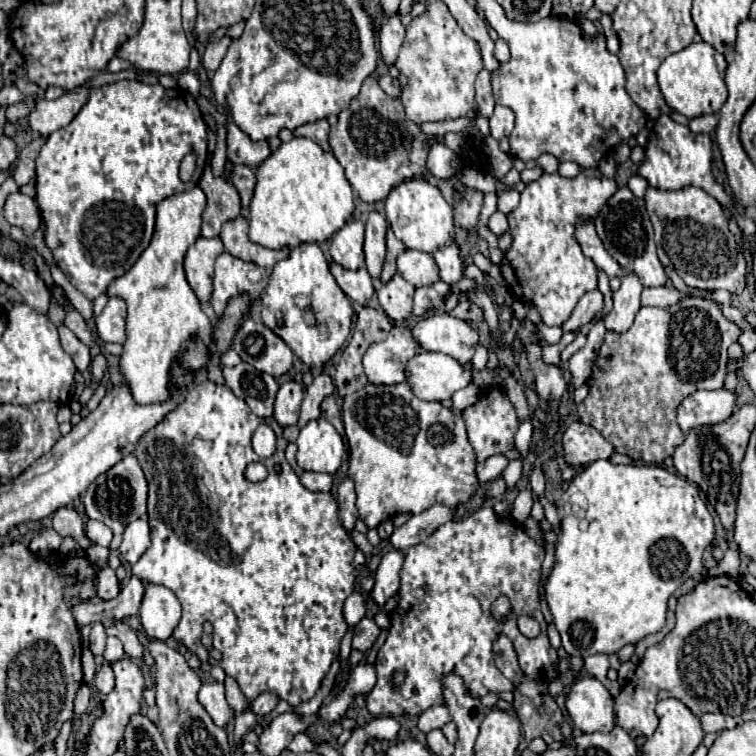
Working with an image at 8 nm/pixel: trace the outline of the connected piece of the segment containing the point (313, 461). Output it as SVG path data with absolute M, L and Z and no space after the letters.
M325 419L309 421L297 437L297 463L303 471L317 471L333 475L345 455L343 437Z

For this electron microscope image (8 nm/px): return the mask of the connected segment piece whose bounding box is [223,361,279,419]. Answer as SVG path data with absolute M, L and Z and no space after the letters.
M239 363L237 367L223 367L223 375L225 375L225 385L239 397L243 399L251 411L261 417L273 417L273 401L277 395L277 381L267 375L267 373L259 373L257 369L253 369L249 363Z

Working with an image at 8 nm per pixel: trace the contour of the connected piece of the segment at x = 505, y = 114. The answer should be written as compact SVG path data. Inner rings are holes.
M497 105L493 117L489 119L489 123L491 123L491 137L497 139L497 141L509 137L509 133L513 131L513 119L515 119L515 115L513 115L511 109Z

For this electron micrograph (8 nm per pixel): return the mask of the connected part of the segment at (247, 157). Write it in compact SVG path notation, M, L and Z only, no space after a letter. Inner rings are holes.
M235 123L227 125L227 157L235 165L257 167L261 165L261 161L265 161L265 157L277 151L279 145L281 145L279 137L273 137L273 149L271 149L271 141L253 143Z

